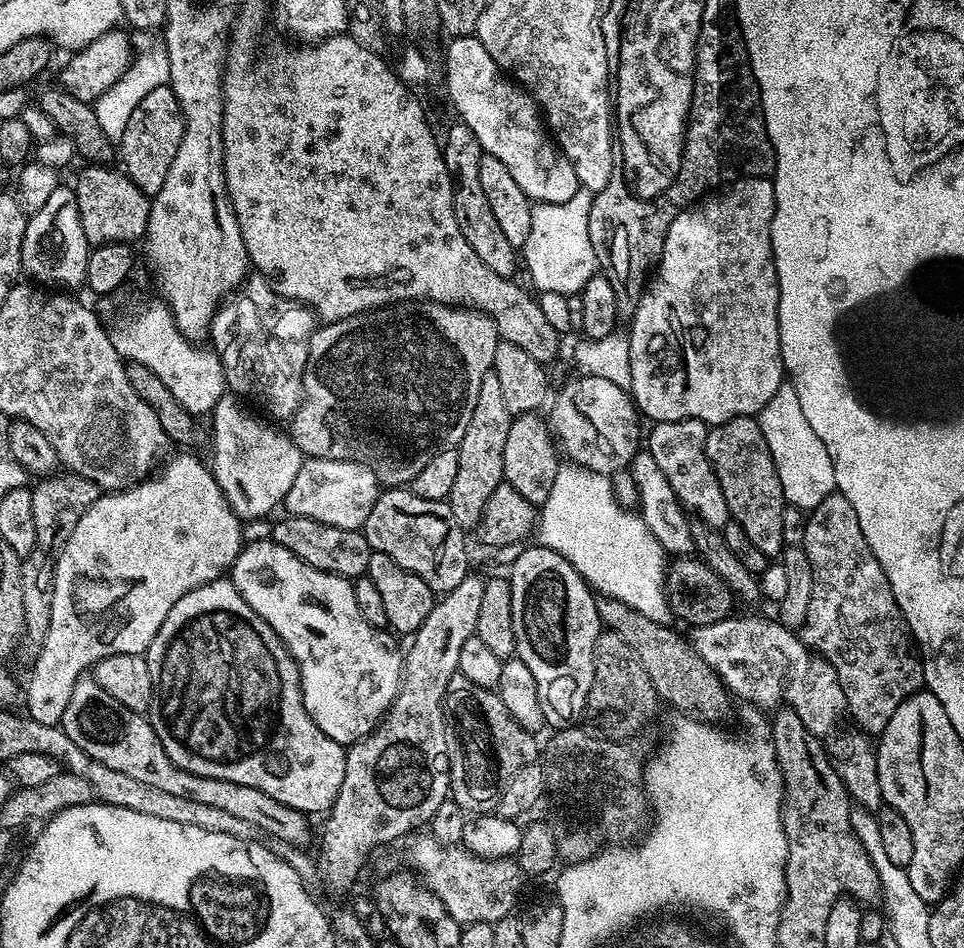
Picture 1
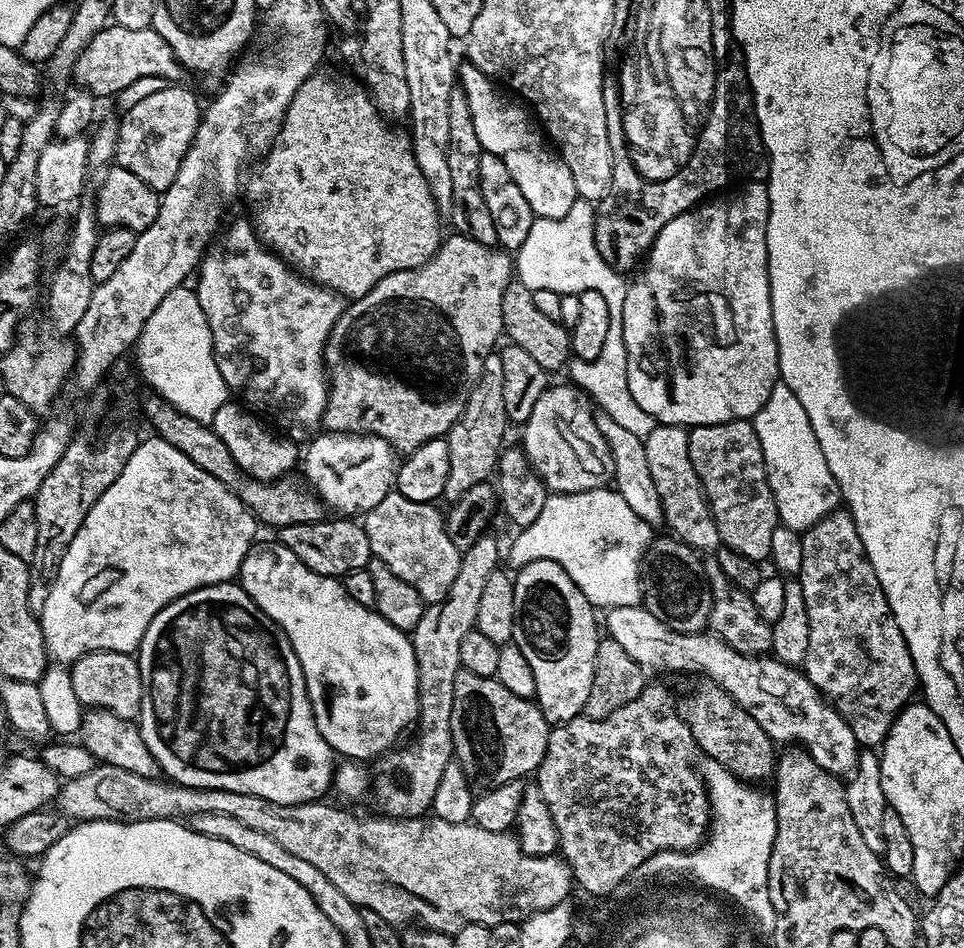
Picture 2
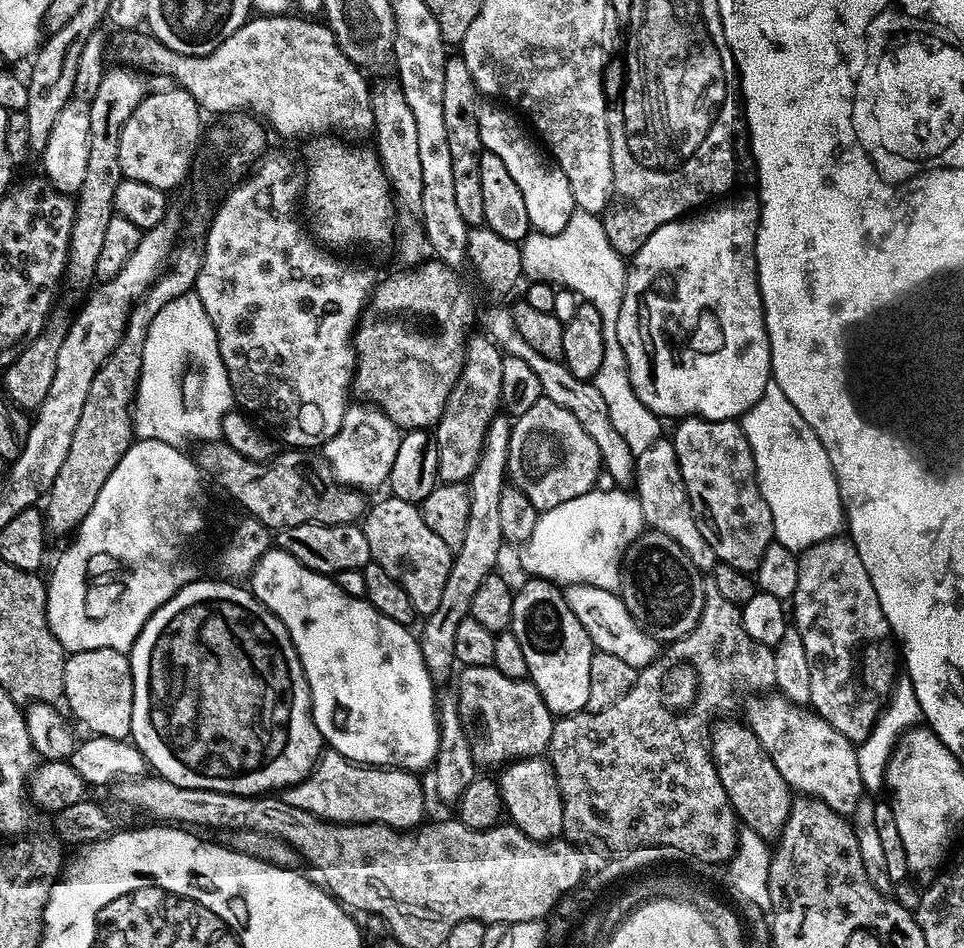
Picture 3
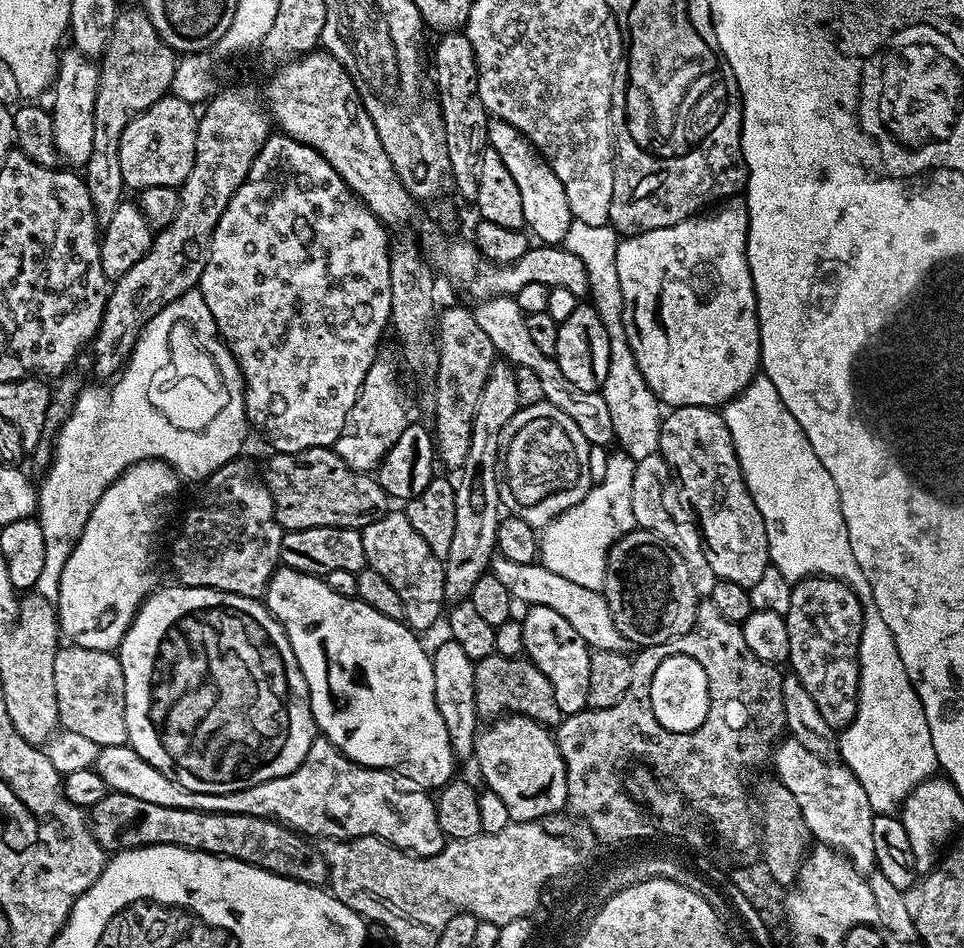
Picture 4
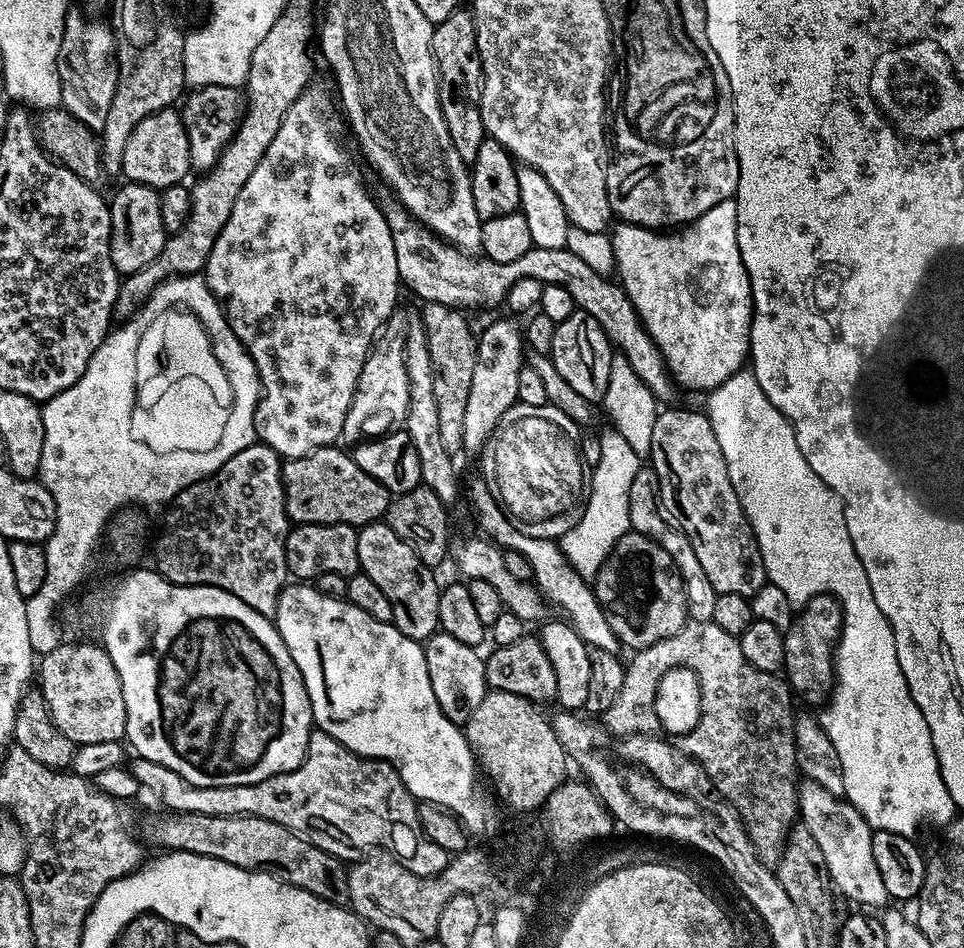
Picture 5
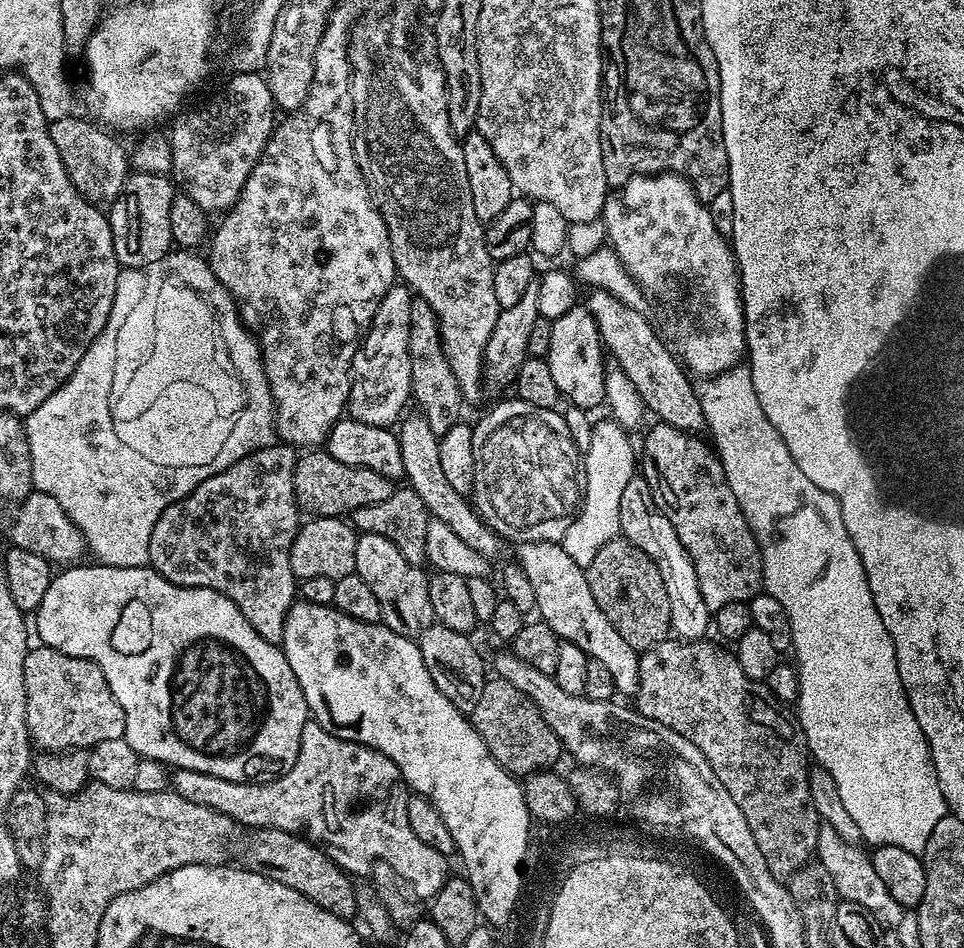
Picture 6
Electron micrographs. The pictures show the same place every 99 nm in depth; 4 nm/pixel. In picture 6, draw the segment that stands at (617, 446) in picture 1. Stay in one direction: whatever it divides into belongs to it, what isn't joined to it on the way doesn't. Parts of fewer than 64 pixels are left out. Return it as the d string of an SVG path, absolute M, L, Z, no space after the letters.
M518 398L511 399L494 405L472 429L474 480L471 503L485 524L505 541L514 540L517 545L563 541L582 503L582 453L576 448L563 415L556 408L539 408Z

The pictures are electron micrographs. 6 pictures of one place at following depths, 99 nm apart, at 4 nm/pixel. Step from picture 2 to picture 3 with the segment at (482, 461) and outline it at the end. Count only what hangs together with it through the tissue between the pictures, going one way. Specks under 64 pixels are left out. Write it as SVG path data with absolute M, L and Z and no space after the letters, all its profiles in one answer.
M487 334L469 335L464 354L464 369L446 402L440 421L434 425L438 442L439 483L462 484L471 480L480 461L486 430L501 411L500 387L504 353Z

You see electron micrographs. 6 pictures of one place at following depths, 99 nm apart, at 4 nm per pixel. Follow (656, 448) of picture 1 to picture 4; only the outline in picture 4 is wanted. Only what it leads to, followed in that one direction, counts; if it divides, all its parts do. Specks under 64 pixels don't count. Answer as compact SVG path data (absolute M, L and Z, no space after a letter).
M659 454L636 461L632 479L632 501L634 502L636 528L652 532L671 548L676 548L678 554L682 554L682 558L690 570L690 578L694 578L696 595L701 598L711 597L717 578L714 570L710 570L710 562L706 562L700 529L691 523L689 523L690 525L680 525L679 518L675 516L676 508L672 505L671 498L668 497L668 476L670 480L670 465Z

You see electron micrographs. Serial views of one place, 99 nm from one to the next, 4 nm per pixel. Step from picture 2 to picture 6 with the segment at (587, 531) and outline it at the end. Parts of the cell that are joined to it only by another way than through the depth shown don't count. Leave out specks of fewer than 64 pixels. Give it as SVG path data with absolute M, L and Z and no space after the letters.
M605 418L596 420L592 425L590 448L582 456L582 503L576 514L576 520L570 522L570 530L566 530L562 545L570 558L578 566L588 569L590 562L598 555L598 550L606 546L606 542L617 539L620 531L620 503L622 493L626 490L626 482L637 475L638 452L632 449L629 433L617 420Z

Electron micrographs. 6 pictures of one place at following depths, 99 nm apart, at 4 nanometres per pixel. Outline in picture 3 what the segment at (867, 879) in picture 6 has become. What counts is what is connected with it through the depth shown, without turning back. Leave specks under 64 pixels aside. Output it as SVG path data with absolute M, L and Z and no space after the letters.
M764 694L749 700L752 701L748 704L746 723L758 742L762 742L766 754L770 754L774 766L778 766L778 774L782 774L793 793L820 800L830 806L830 810L841 814L855 812L866 792L856 757L857 745L838 734L838 730L815 711L791 704L782 695Z

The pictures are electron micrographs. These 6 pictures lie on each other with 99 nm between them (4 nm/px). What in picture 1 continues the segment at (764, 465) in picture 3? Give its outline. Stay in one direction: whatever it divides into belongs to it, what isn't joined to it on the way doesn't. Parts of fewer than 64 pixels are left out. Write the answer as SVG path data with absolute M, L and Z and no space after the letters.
M791 383L780 385L774 398L770 398L770 402L766 402L758 414L758 419L762 438L766 438L766 446L770 446L770 458L774 458L774 470L778 470L778 482L782 482L785 501L791 507L801 510L816 508L822 498L836 491L834 466L830 462L830 454L826 454L822 438L818 438L810 422L806 422L806 414L802 414L798 394Z

